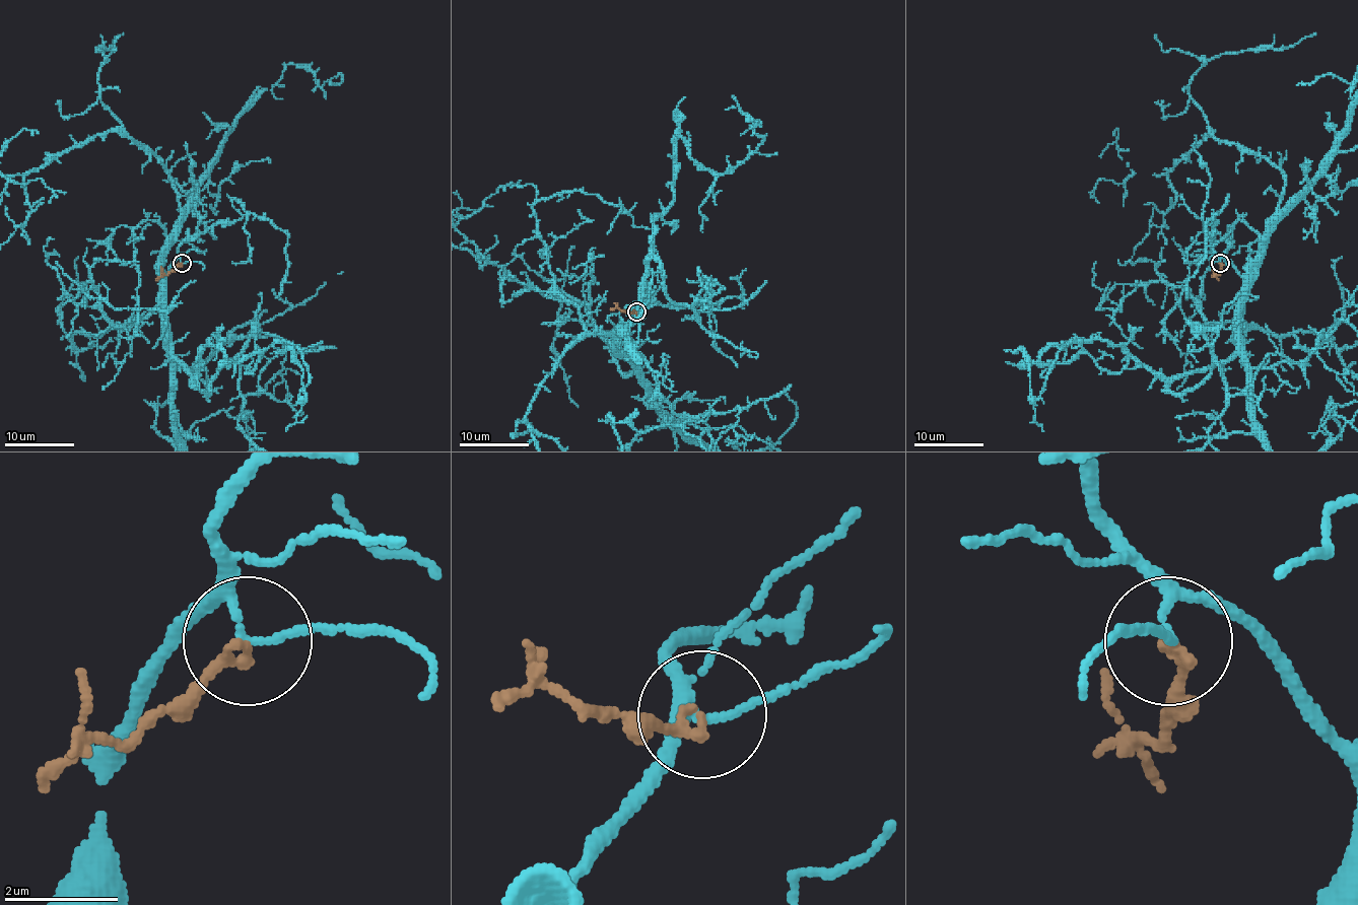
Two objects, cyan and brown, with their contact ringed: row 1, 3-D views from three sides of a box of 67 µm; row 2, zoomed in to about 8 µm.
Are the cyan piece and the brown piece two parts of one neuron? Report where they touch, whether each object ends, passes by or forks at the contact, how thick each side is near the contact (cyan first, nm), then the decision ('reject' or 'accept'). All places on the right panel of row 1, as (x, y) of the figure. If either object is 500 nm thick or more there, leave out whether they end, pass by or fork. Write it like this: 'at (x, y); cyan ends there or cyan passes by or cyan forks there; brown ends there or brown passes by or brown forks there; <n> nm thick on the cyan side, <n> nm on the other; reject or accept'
at (1220, 263); cyan forks there; brown ends there; 100 nm thick on the cyan side, 190 nm on the other; reject

